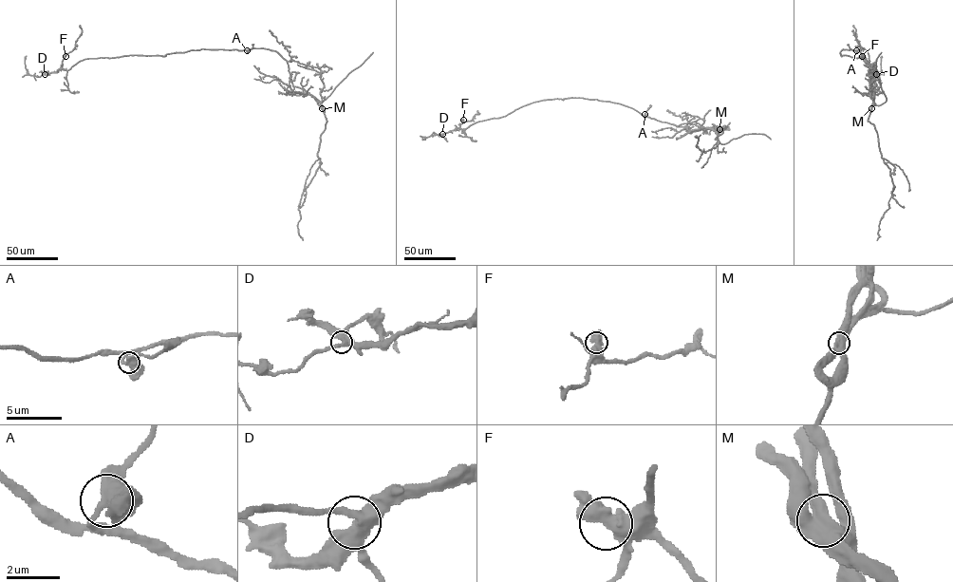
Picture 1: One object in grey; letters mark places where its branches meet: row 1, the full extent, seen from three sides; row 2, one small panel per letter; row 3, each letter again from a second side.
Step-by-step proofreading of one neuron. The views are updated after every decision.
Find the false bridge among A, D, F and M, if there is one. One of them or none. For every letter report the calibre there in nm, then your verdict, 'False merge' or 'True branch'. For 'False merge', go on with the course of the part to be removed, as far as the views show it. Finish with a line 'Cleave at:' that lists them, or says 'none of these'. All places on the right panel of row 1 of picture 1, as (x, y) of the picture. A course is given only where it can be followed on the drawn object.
A: Thickness 440 nm. True branch
D: Thickness 480 nm. True branch
F: Thickness 500 nm. True branch
M: Thickness 500 nm. True branch
Cleave at: none of these

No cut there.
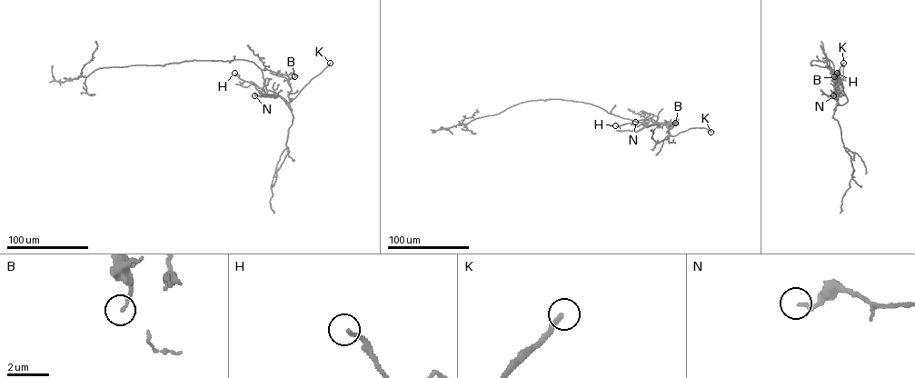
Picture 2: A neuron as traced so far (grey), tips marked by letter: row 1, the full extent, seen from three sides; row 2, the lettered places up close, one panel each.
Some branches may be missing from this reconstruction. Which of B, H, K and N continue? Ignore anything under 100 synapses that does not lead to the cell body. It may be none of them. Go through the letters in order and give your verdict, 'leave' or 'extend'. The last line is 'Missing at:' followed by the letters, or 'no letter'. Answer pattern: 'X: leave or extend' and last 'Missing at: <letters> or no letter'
B: leave
H: leave
K: extend
N: leave
Missing at: K

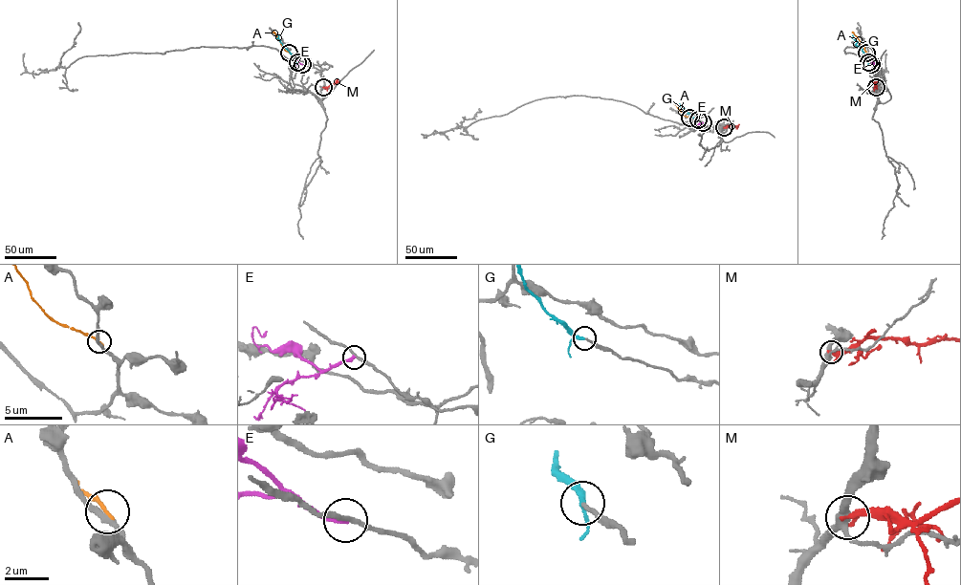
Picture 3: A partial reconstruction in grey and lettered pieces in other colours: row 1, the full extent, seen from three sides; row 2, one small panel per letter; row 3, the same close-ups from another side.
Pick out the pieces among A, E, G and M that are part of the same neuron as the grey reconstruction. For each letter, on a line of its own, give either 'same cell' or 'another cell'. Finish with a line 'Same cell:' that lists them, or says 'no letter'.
A: another cell
E: another cell
G: same cell
M: another cell
Same cell: G

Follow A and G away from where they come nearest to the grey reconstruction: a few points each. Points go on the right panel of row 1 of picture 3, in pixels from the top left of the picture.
A: (867, 53), (852, 32)
G: (868, 62), (852, 35)

